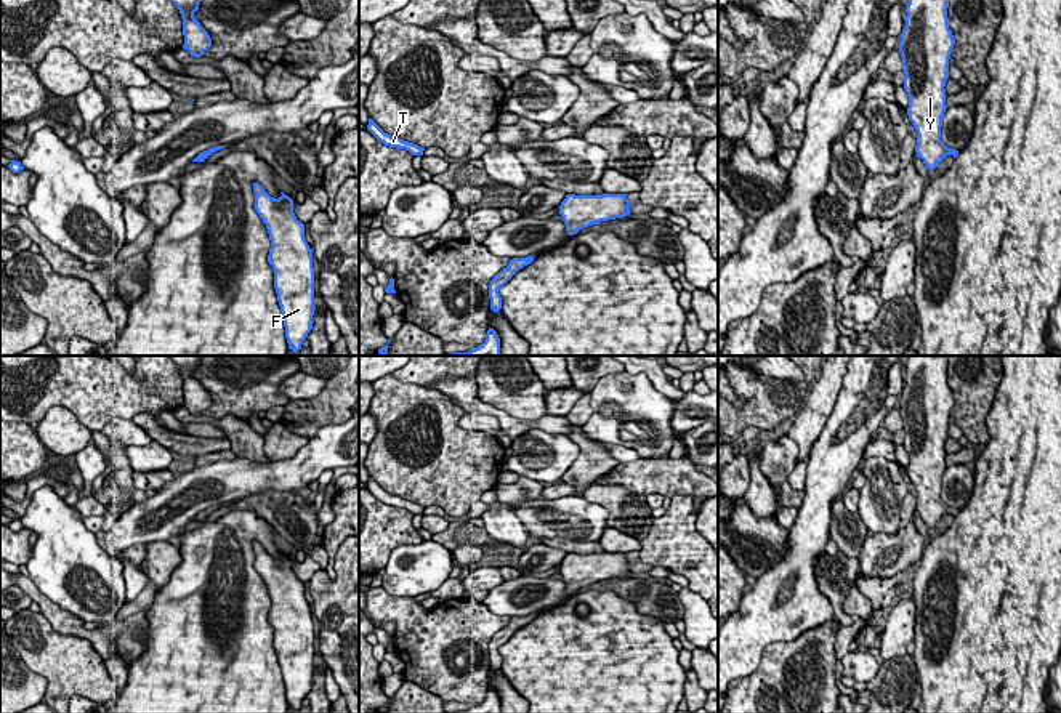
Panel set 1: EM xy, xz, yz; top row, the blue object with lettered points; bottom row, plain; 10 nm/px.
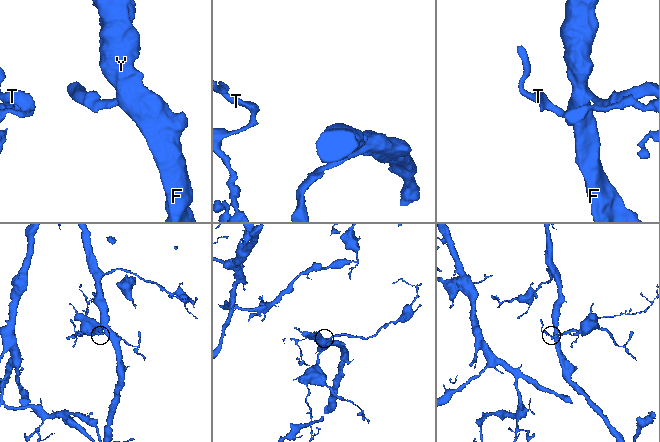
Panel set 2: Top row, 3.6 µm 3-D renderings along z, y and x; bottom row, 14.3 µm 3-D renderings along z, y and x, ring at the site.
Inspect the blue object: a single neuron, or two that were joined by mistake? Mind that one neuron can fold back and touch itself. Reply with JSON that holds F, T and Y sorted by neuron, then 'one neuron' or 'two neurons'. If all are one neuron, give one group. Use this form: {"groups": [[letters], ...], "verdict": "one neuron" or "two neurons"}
{"groups": [["F", "T", "Y"]], "verdict": "one neuron"}

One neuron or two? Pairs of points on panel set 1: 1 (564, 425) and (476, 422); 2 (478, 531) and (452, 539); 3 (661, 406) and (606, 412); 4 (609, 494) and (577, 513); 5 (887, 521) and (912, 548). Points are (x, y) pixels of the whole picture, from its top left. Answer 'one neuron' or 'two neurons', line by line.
1: two neurons
2: one neuron
3: one neuron
4: two neurons
5: two neurons

